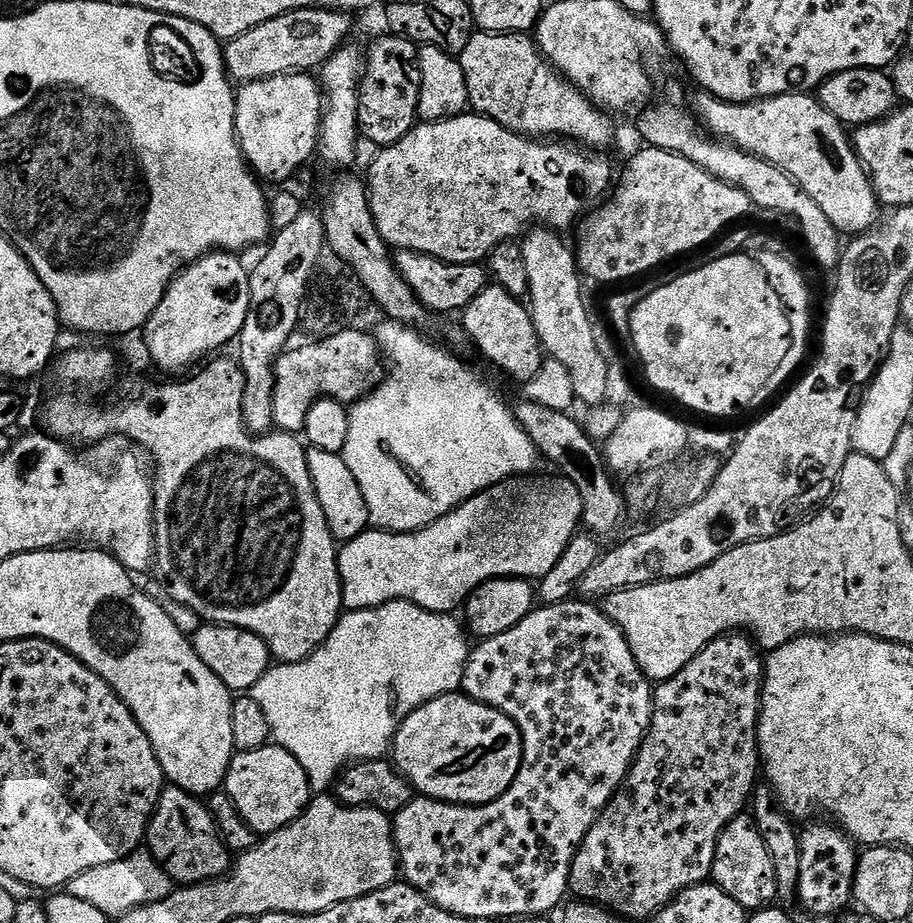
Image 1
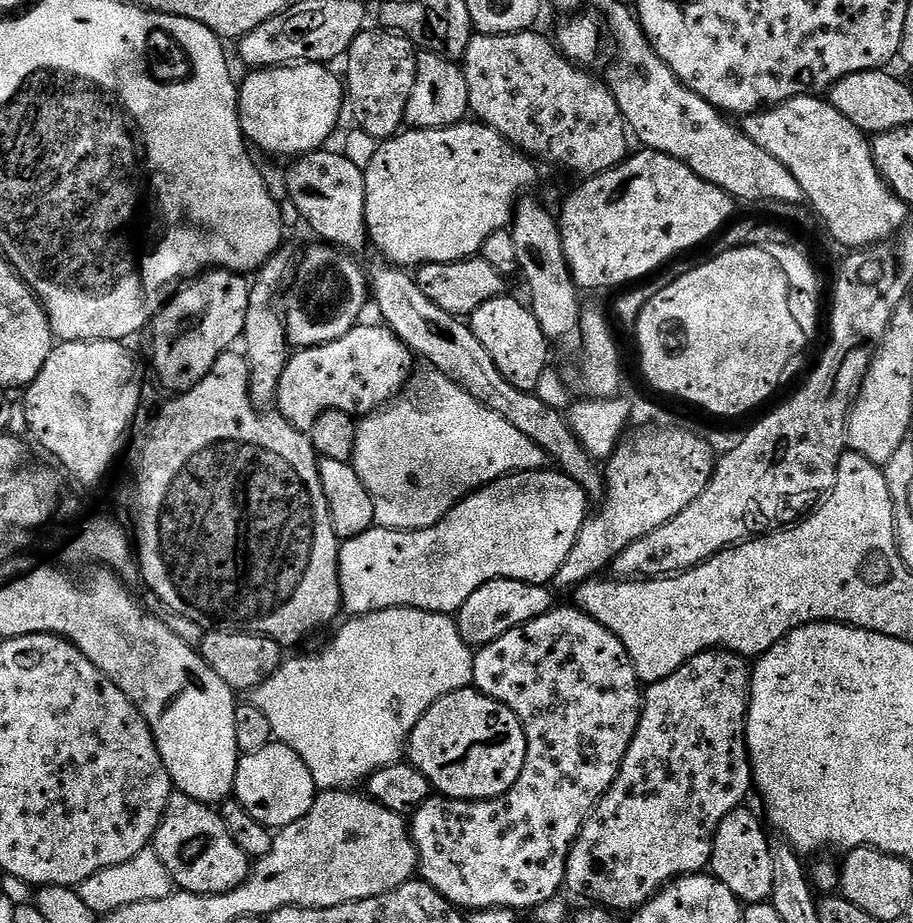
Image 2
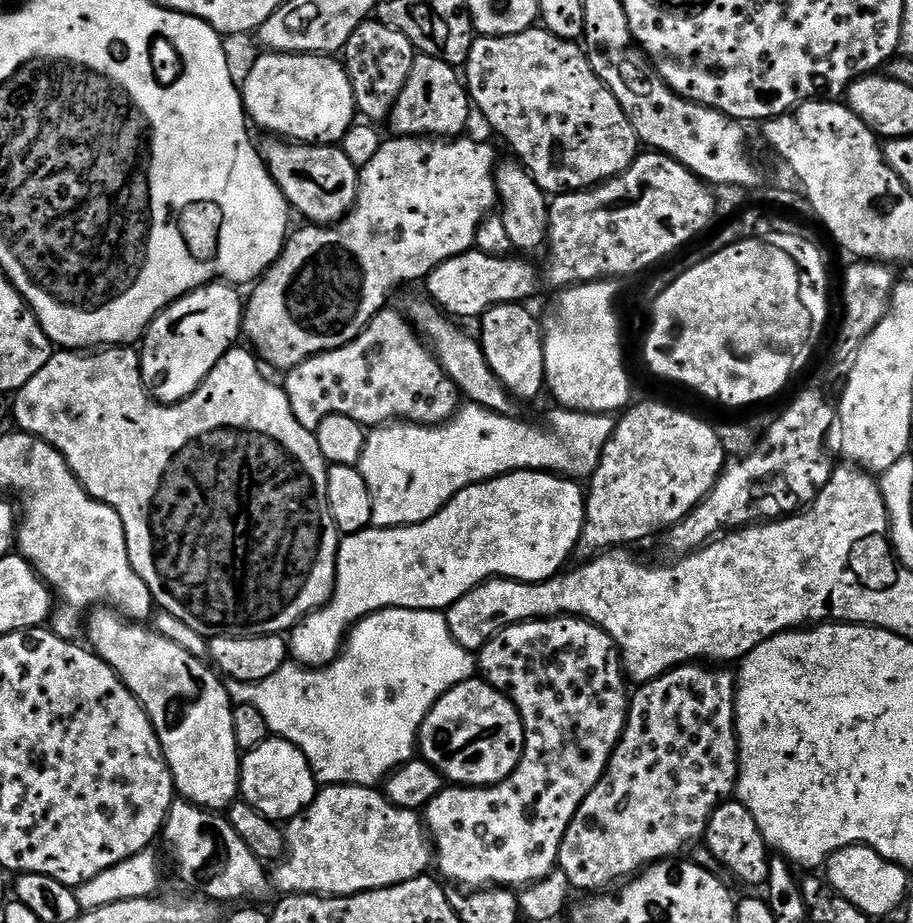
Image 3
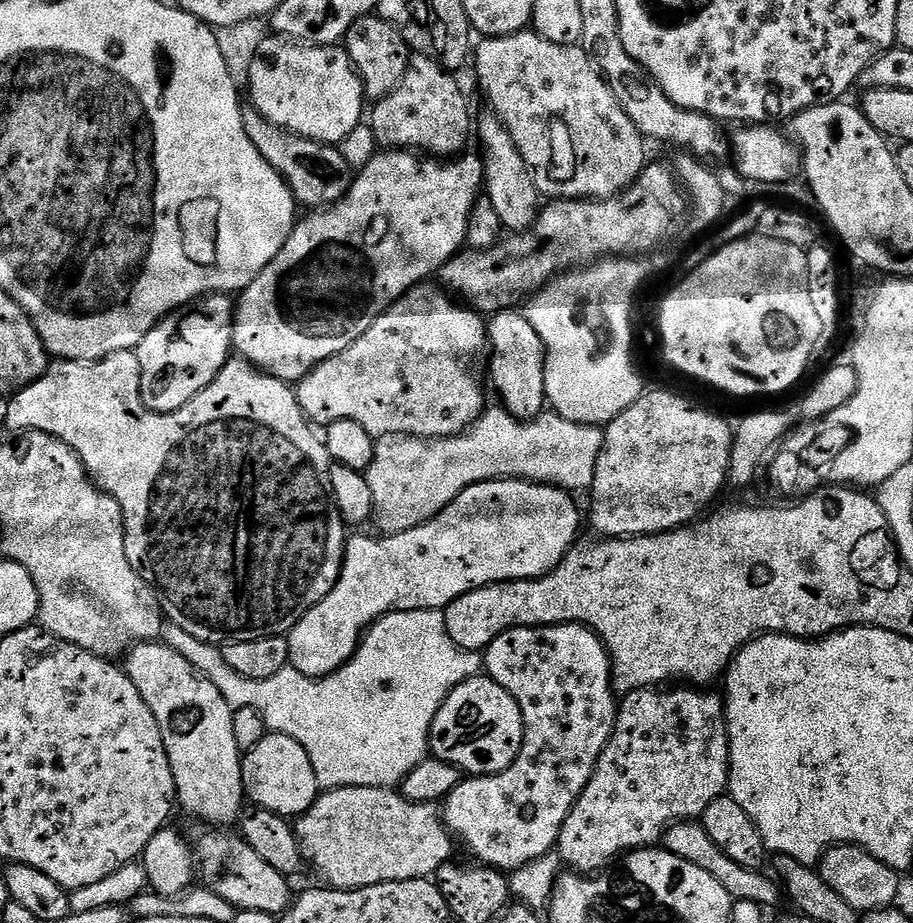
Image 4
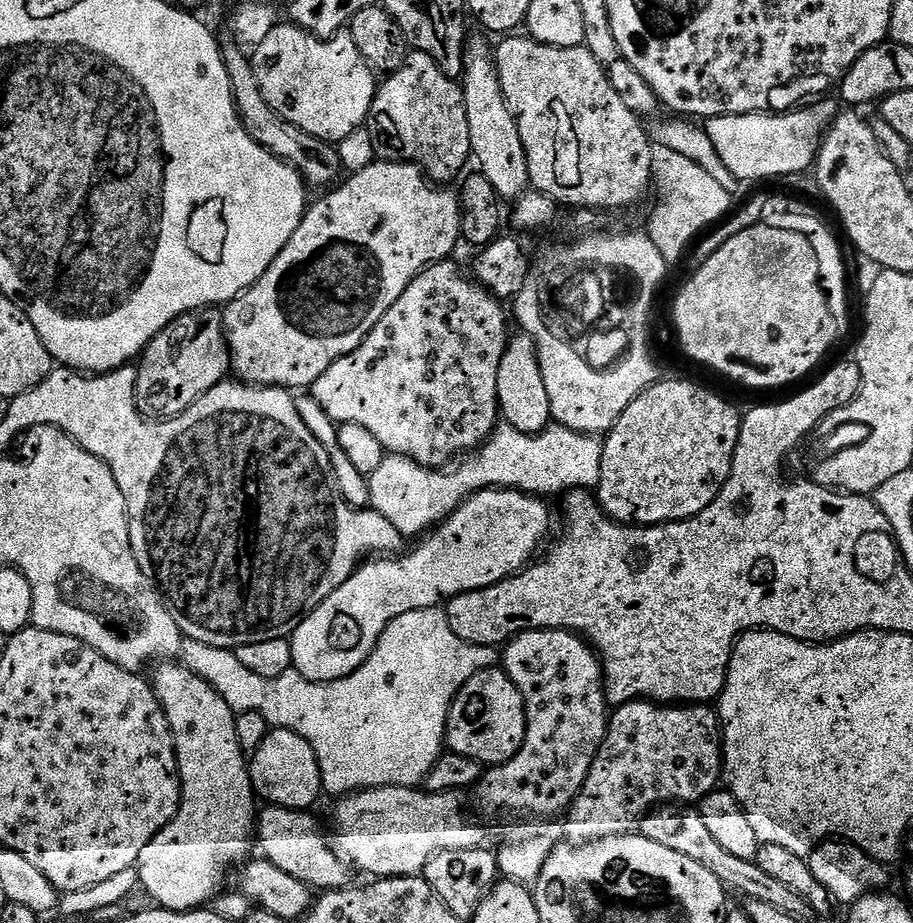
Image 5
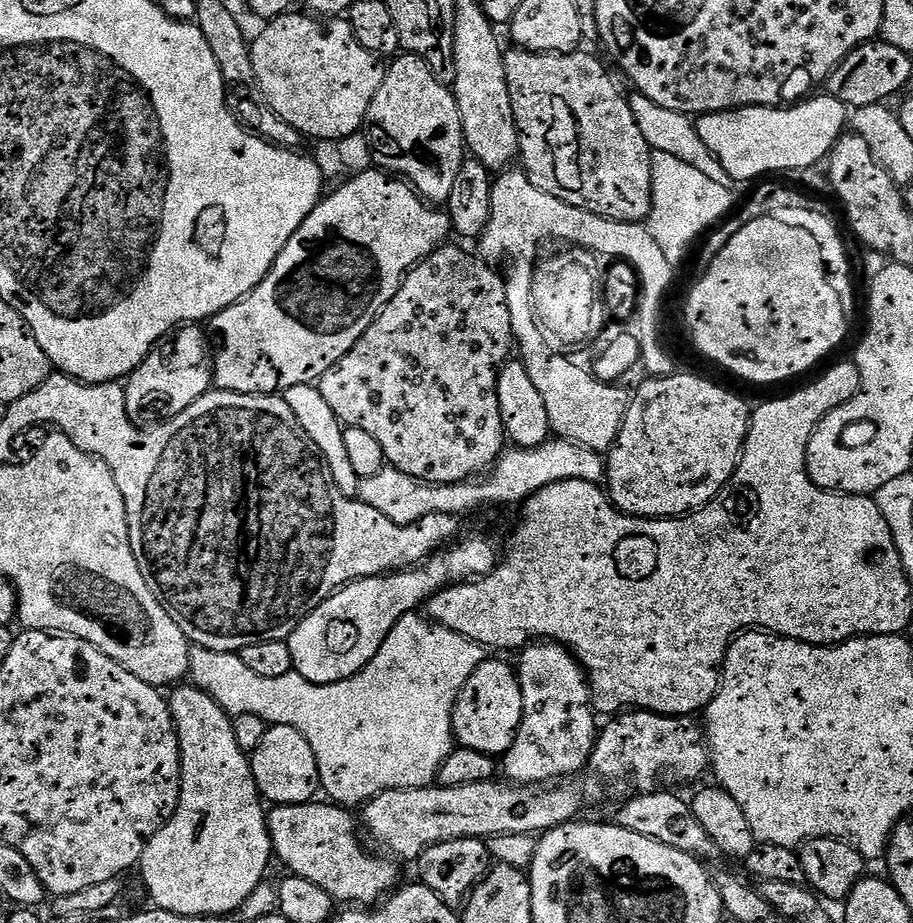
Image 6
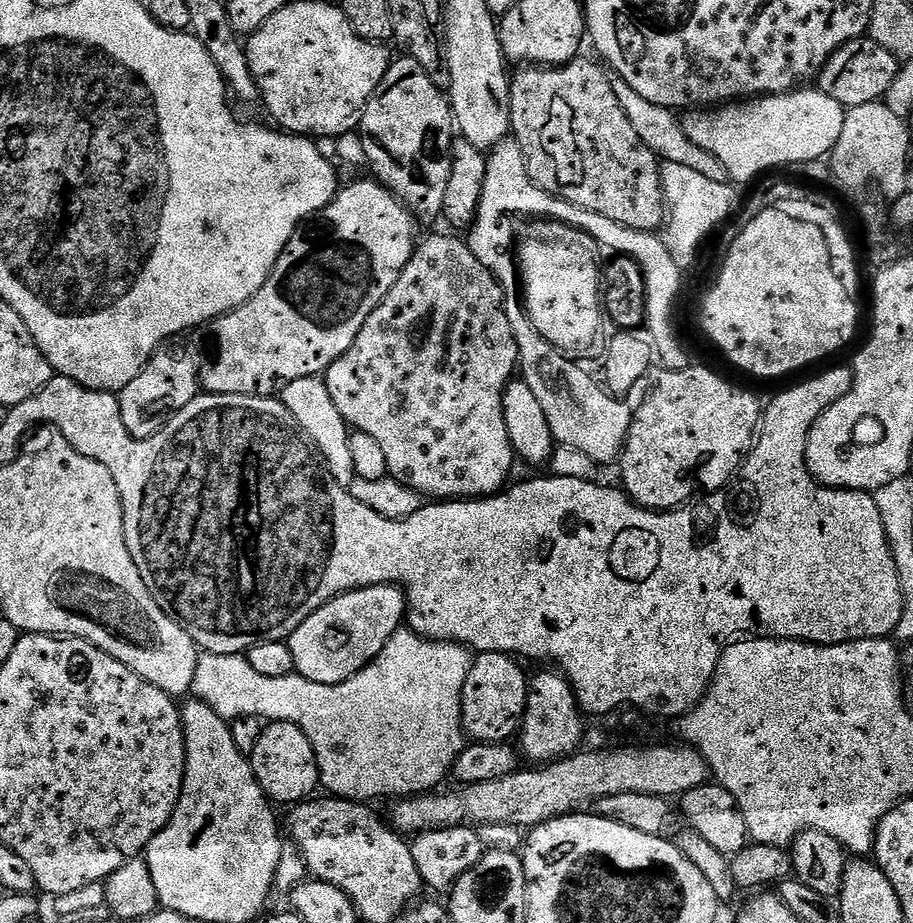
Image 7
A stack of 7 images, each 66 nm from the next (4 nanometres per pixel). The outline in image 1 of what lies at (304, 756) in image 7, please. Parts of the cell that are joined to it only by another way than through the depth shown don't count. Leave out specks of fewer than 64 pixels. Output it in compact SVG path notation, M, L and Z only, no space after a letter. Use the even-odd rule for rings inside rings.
M269 742L265 748L236 752L222 785L223 791L234 802L238 814L257 834L277 832L298 819L308 807L314 793L308 785L306 770L290 750Z

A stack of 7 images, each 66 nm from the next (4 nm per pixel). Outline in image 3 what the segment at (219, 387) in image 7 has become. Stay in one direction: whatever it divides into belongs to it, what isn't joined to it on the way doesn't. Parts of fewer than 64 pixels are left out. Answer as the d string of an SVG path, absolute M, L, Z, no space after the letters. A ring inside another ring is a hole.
M402 136L399 138L385 139L381 143L378 154L366 162L366 166L359 169L359 184L357 186L356 201L352 204L352 209L348 215L336 224L327 226L303 226L289 235L283 250L278 259L268 267L268 271L255 281L251 289L252 297L247 297L244 305L244 326L243 335L248 336L247 343L254 349L255 355L259 357L265 365L272 368L287 370L298 366L303 360L308 360L312 356L317 356L320 352L329 352L335 348L346 346L369 322L376 317L379 312L385 311L388 295L399 286L400 283L408 284L411 280L423 281L442 262L454 258L463 252L473 251L478 226L486 217L493 215L497 207L496 199L496 172L498 169L498 159L496 152L488 144L483 144L480 140L464 140L465 138L421 138L418 136Z

